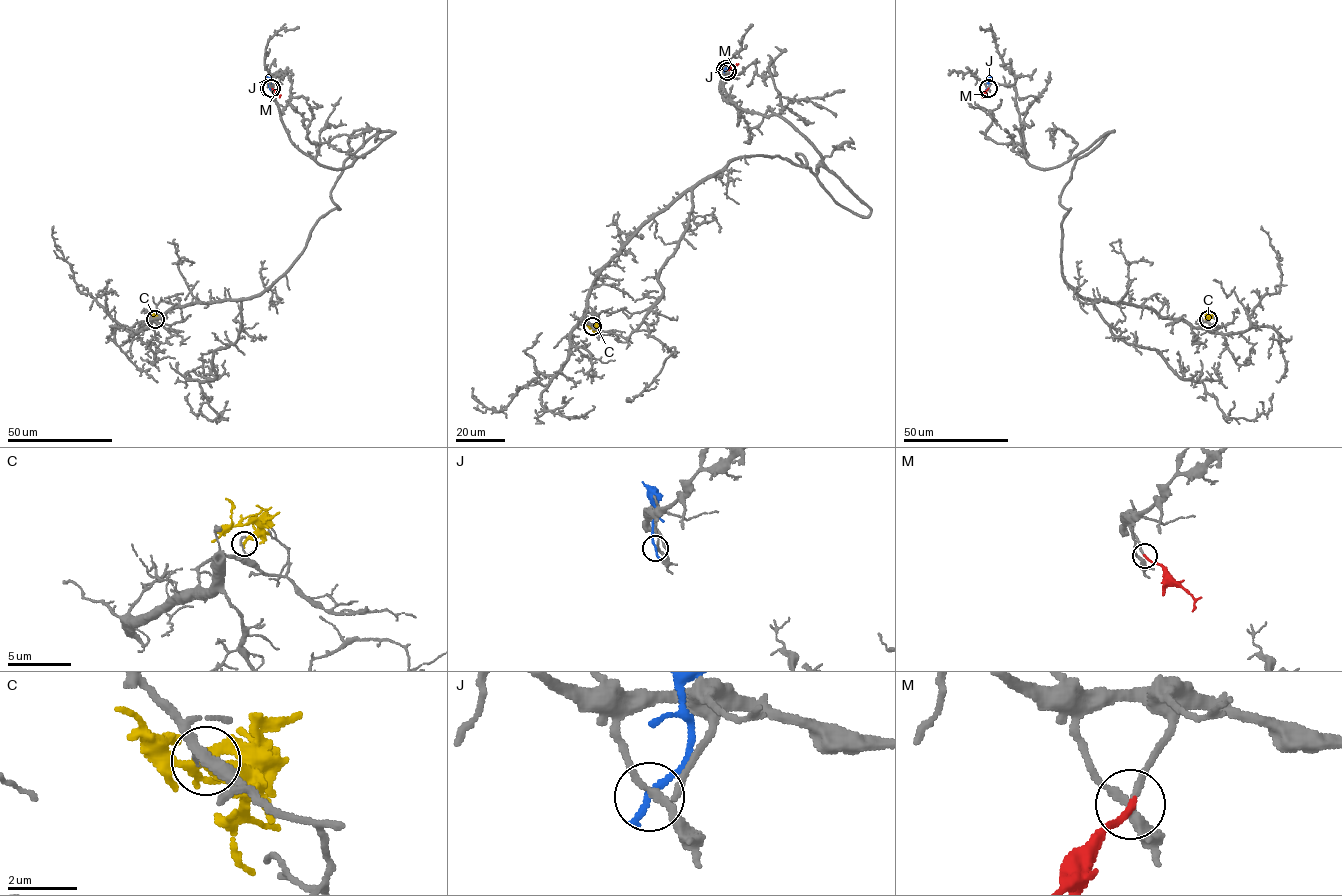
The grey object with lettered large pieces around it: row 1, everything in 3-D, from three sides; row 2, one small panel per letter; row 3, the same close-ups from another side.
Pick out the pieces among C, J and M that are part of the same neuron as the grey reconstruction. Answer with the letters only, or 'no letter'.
M

